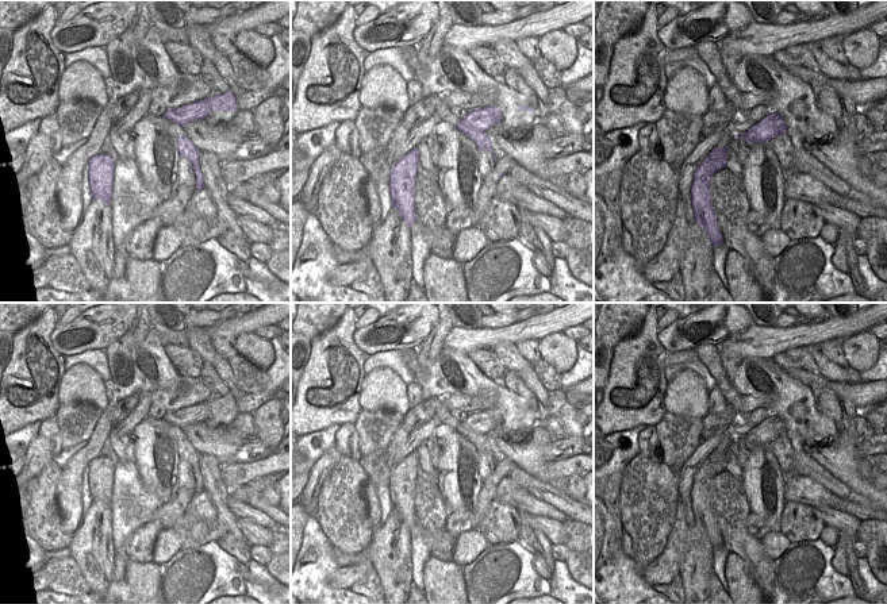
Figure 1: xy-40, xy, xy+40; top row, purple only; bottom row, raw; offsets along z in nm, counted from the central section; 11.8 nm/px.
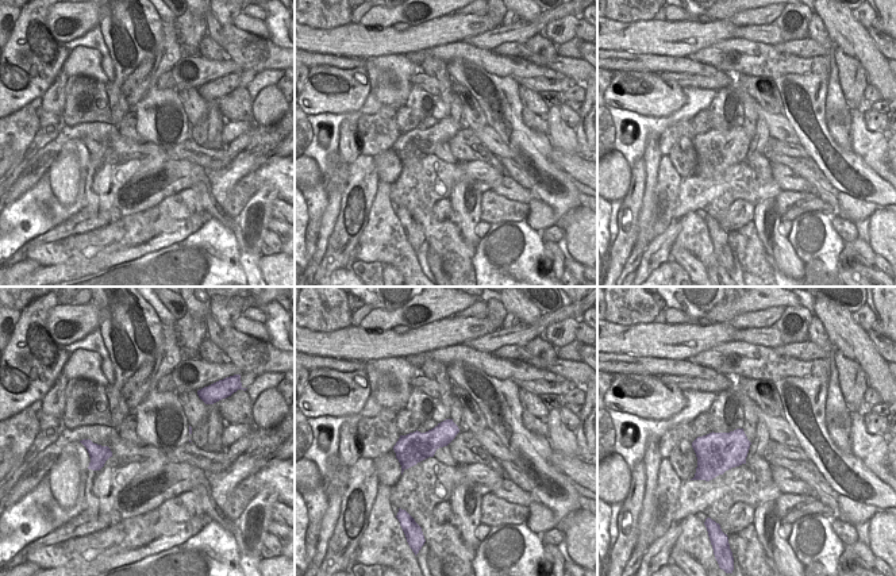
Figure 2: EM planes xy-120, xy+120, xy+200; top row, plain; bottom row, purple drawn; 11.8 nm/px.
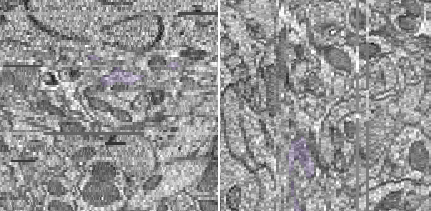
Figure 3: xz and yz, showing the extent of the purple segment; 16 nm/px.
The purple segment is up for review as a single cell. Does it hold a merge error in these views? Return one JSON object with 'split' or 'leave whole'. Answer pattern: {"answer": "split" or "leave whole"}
{"answer": "split"}

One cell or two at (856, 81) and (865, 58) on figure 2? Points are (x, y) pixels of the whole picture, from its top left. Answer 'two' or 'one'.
two

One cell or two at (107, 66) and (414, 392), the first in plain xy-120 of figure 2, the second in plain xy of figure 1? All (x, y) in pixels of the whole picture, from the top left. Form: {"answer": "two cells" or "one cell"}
{"answer": "one cell"}

